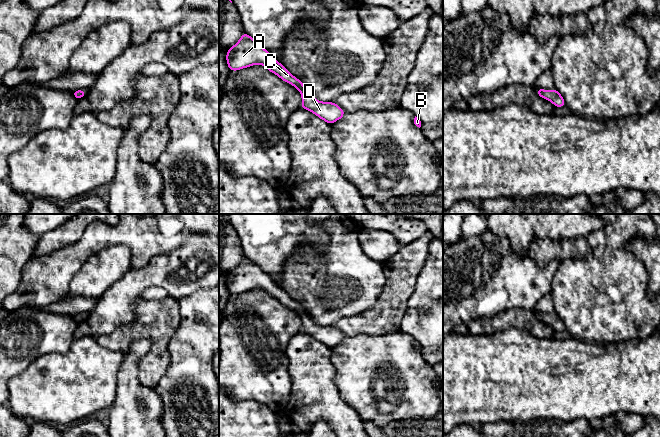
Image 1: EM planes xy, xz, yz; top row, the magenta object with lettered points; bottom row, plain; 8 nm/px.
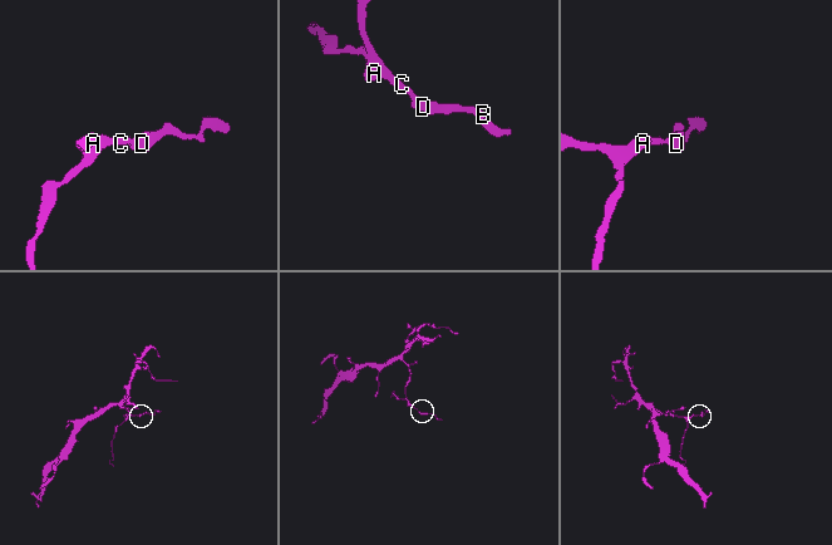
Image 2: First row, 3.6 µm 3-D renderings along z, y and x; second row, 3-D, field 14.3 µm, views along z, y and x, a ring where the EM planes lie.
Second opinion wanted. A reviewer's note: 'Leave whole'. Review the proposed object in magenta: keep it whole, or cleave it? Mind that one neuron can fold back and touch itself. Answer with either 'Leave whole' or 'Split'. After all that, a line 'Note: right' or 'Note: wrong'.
Leave whole
Note: right

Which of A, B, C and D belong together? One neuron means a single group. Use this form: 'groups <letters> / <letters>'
groups A B C D

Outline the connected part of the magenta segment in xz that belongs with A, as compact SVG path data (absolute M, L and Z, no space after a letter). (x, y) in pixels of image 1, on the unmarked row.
M245 256L240 264L228 273L226 284L230 295L240 294L255 288L264 289L270 296L298 313L302 320L302 333L313 336L330 349L345 339L345 336L337 328L316 324L305 313L301 304L295 302L267 274Z

